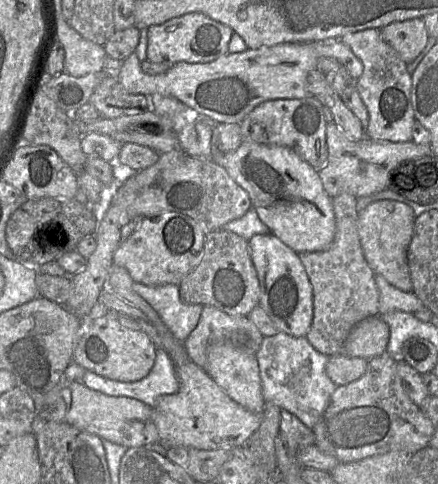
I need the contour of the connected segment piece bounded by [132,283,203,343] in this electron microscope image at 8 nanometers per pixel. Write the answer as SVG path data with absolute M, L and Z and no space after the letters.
M133 283L132 288L158 314L179 342L183 343L197 326L203 306L183 303L178 285L146 286Z

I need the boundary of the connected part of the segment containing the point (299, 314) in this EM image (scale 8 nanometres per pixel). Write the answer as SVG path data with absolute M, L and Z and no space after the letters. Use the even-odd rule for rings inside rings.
M271 233L252 236L248 247L259 280L259 305L279 332L305 337L313 319L313 290L298 253Z

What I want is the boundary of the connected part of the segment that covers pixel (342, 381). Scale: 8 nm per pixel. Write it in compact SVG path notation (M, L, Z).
M338 353L328 357L325 372L336 386L348 385L364 375L368 362L363 358Z

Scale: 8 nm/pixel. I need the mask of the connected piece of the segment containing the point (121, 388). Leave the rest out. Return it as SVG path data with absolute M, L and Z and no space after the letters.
M157 348L154 365L148 375L135 382L120 382L99 376L91 371L85 371L81 382L88 388L109 396L123 396L133 398L154 407L156 400L163 395L174 394L179 389L179 382L175 373L174 364L163 348Z

